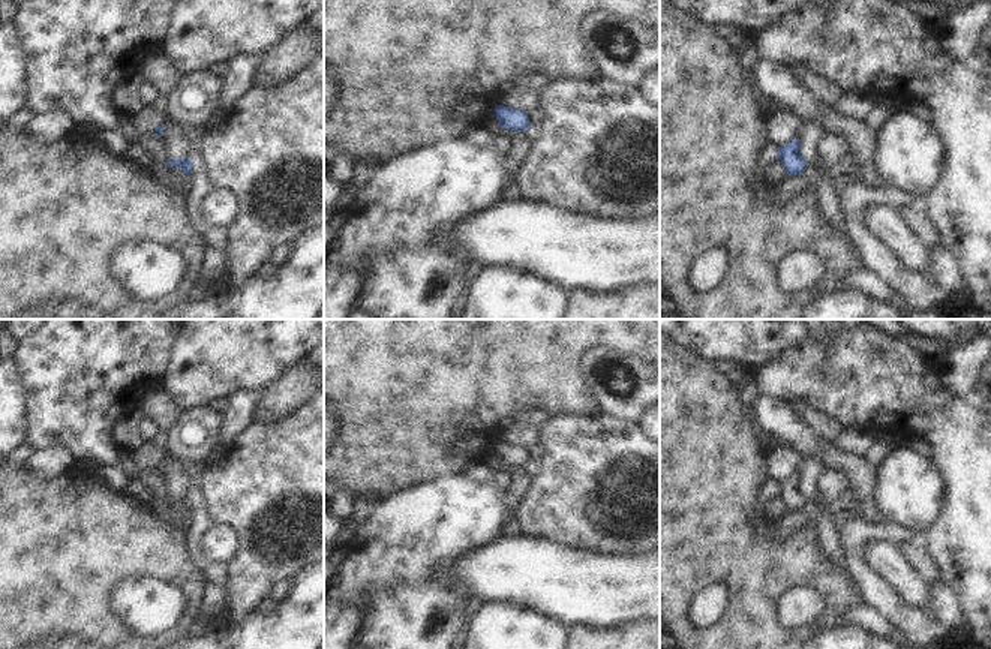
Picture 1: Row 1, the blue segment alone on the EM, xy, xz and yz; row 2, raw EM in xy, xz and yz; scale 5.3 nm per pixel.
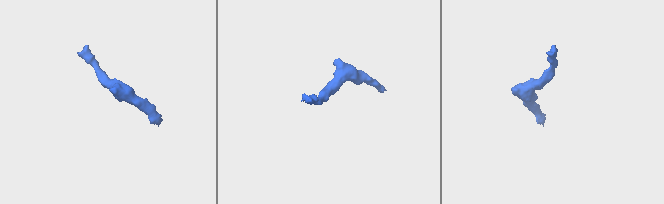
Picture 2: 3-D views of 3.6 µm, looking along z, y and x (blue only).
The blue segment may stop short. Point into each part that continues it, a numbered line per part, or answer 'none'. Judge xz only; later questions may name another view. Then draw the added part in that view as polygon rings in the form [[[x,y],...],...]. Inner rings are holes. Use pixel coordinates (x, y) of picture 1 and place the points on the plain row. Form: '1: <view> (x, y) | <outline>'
none

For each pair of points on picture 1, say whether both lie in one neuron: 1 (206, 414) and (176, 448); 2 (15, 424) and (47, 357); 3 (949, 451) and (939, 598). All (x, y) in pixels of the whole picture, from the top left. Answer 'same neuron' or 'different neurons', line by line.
1: same neuron
2: different neurons
3: different neurons

